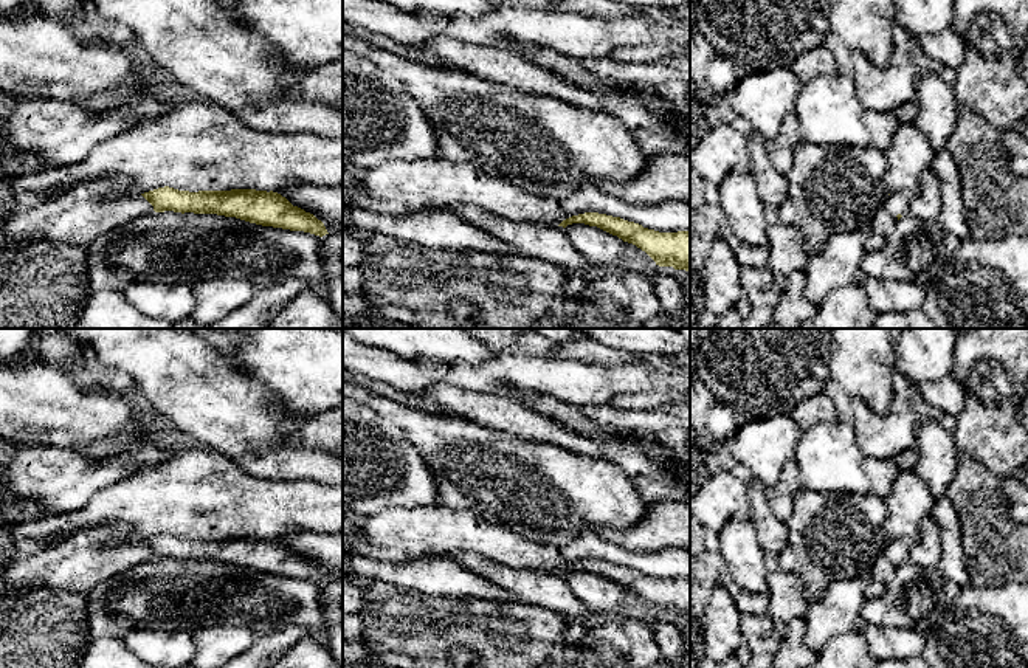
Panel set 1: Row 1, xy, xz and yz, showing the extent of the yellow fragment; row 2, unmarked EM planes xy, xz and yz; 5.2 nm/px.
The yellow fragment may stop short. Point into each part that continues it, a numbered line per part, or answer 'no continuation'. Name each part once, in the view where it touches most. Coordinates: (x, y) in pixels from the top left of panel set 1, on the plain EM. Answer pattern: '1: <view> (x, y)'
1: yz (895, 550)

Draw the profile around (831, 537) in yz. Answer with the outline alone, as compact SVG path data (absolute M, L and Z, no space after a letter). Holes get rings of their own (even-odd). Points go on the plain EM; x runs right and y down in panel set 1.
M802 488L786 521L789 541L777 558L777 570L802 578L808 603L820 598L837 578L862 578L868 583L878 556L888 544L884 533L887 515L885 501L873 491L834 494Z

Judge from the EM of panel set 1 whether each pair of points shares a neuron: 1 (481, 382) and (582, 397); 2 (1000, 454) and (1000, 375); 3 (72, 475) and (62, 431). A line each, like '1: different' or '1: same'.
1: same
2: same
3: different

